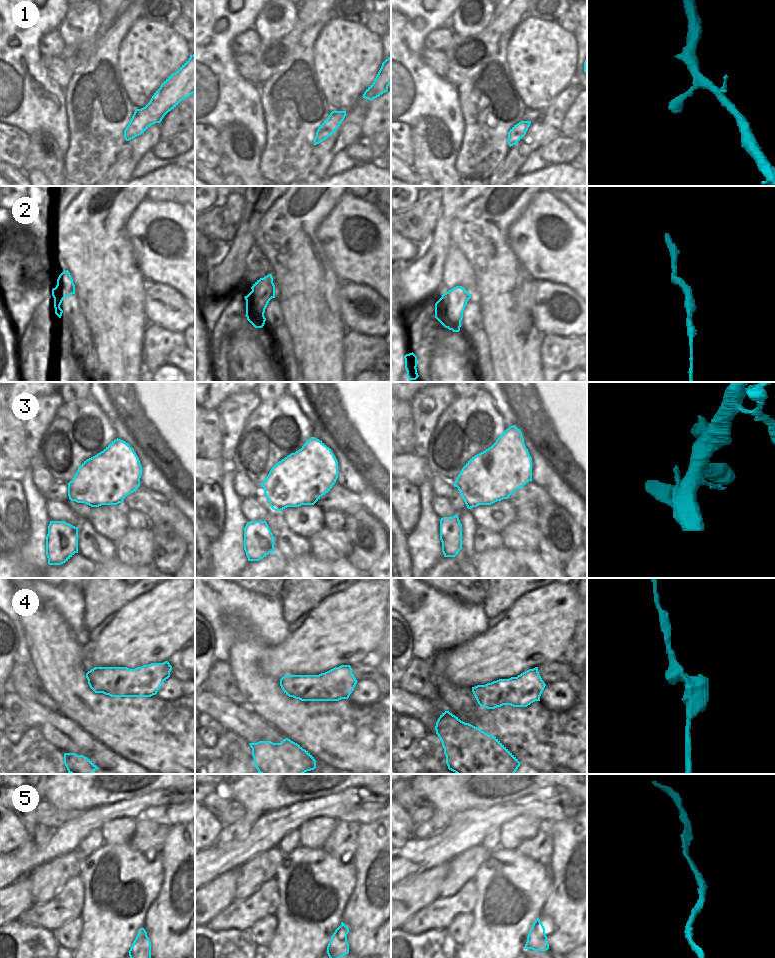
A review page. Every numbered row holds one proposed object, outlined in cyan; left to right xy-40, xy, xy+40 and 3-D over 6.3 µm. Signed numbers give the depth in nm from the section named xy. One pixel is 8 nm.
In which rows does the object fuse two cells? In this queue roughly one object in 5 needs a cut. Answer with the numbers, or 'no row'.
3

